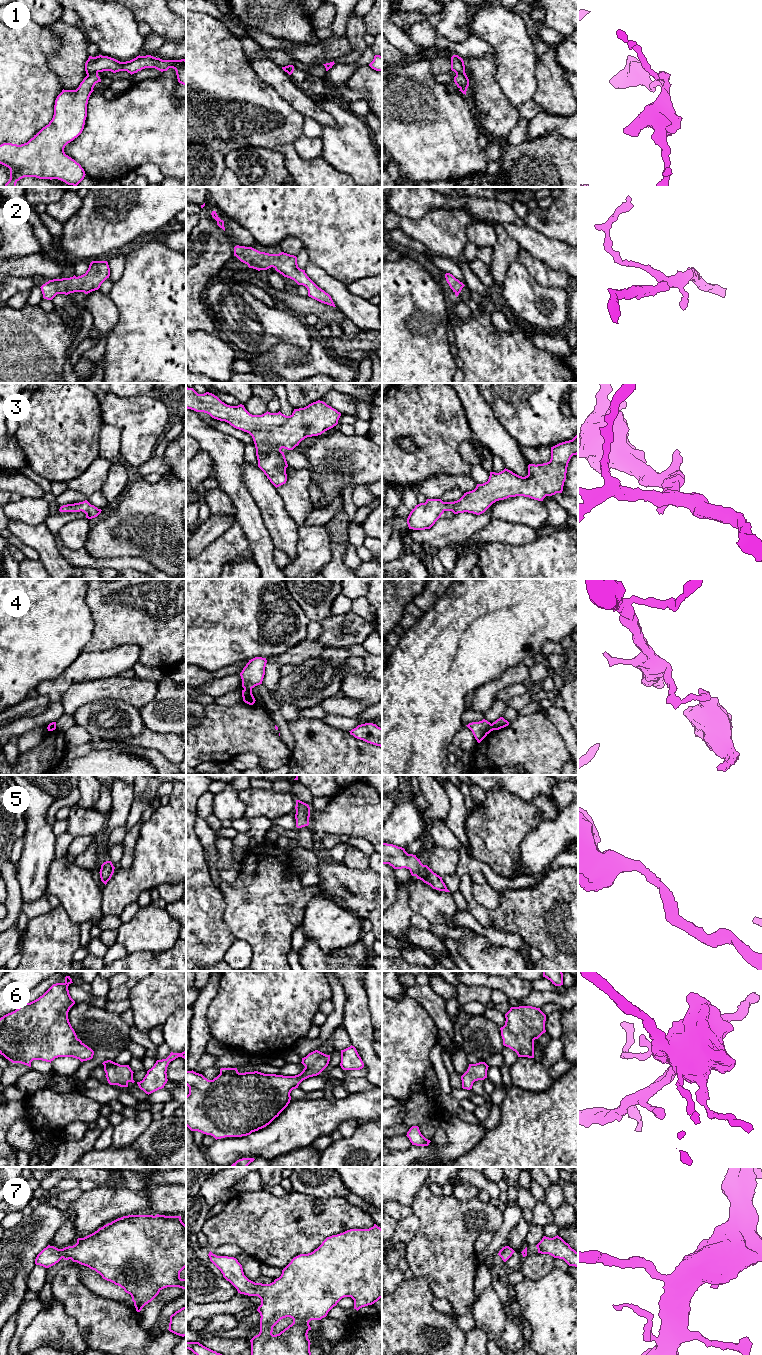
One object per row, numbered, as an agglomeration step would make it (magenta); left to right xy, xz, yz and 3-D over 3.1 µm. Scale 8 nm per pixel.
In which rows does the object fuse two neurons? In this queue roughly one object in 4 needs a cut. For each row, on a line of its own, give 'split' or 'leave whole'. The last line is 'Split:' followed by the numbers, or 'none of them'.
1: split
2: leave whole
3: leave whole
4: split
5: leave whole
6: leave whole
7: leave whole
Split: 1, 4

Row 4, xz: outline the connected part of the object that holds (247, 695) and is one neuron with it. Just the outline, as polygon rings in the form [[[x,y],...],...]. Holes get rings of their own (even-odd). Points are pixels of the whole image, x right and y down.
[[[244,689],[242,690],[243,701],[249,705],[253,705],[255,703],[255,698],[252,694],[252,690]]]

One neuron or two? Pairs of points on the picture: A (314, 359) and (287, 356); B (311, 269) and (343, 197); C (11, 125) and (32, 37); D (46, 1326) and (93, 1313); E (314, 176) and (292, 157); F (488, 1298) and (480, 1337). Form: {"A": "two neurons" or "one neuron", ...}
{"A": "one neuron", "B": "two neurons", "C": "one neuron", "D": "two neurons", "E": "one neuron", "F": "two neurons"}

